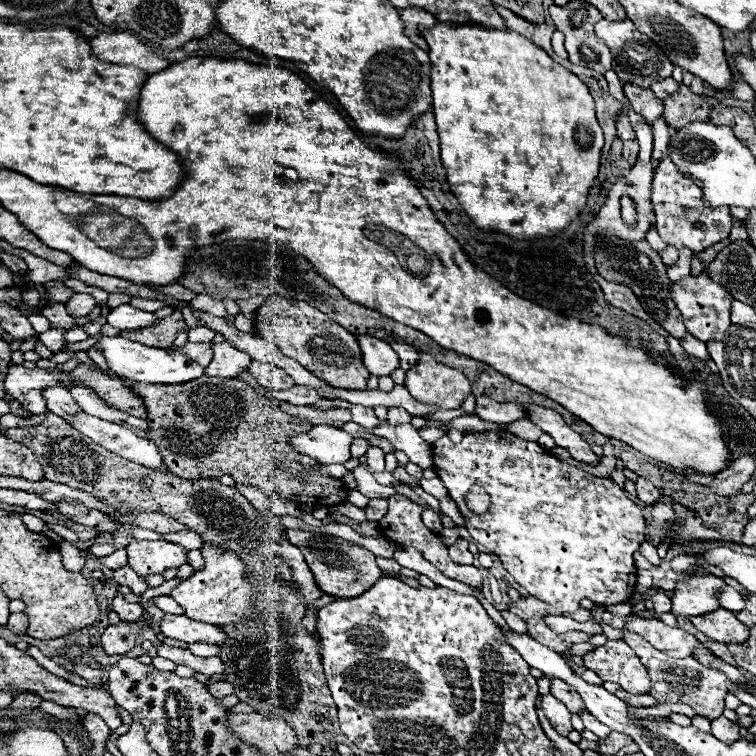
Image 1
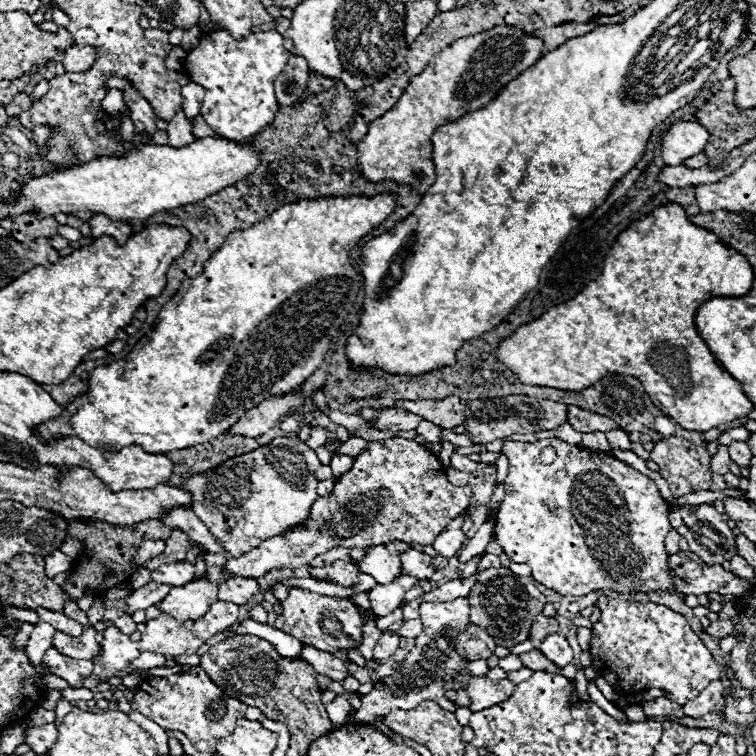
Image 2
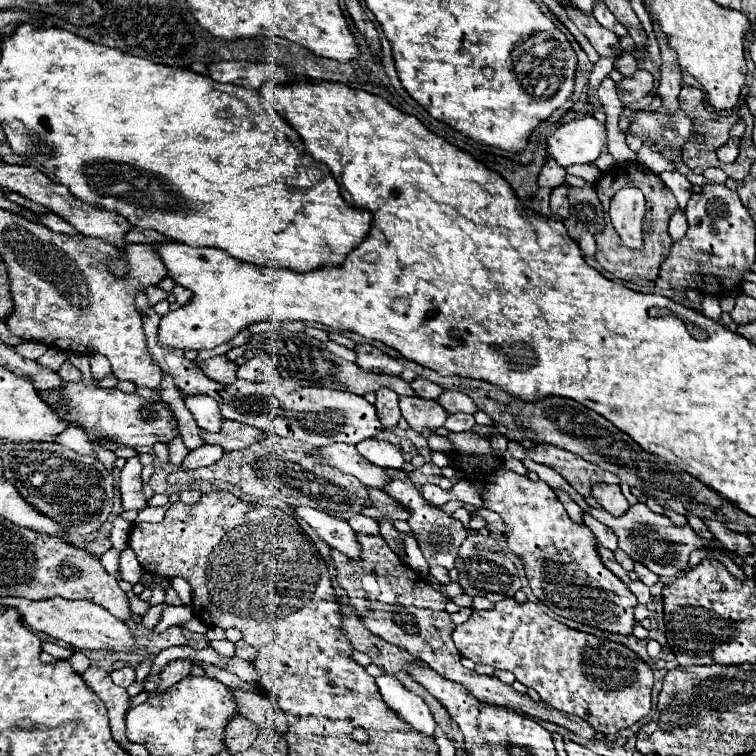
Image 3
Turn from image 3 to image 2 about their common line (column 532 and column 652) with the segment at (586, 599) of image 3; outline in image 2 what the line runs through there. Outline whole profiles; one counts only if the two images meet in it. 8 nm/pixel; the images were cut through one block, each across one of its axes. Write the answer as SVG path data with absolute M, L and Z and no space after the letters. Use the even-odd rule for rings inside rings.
M558 438L538 442L510 440L502 450L510 460L510 472L504 480L506 496L496 512L494 538L504 548L510 562L528 564L536 582L562 596L586 596L596 590L614 590L620 594L668 592L680 598L684 596L672 586L674 582L664 548L664 538L670 532L670 504L660 496L656 484L648 476L614 456L578 448ZM546 446L556 450L556 460L552 464L540 464L538 460L540 450ZM578 526L584 528L586 538L578 538Z

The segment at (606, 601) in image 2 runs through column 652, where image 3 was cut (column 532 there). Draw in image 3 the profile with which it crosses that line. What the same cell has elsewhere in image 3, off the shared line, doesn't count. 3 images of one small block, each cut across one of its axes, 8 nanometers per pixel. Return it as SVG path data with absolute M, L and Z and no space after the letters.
M508 598L496 602L492 610L474 610L468 622L456 626L452 638L464 658L470 658L476 664L488 664L496 670L510 670L518 682L534 688L542 702L554 706L560 712L580 716L602 734L616 734L624 728L630 728L652 708L650 692L654 684L654 672L632 650L622 644L598 640L592 634L566 628L532 602L518 604L514 598Z

